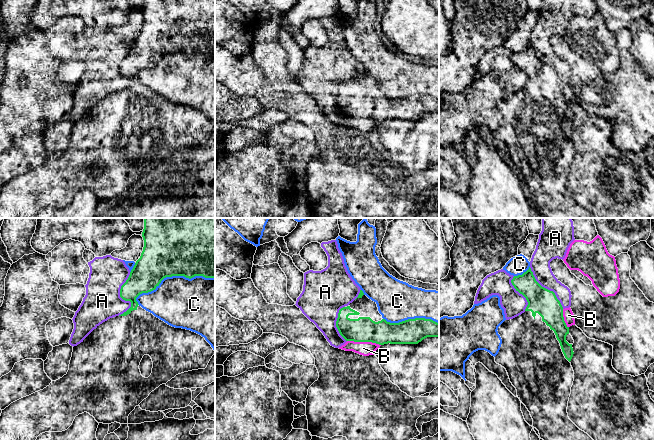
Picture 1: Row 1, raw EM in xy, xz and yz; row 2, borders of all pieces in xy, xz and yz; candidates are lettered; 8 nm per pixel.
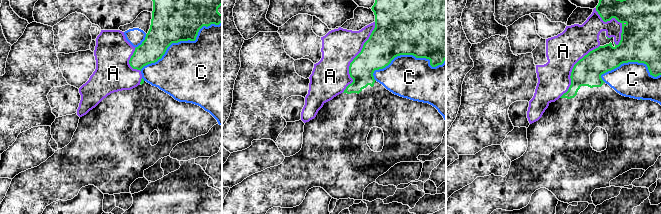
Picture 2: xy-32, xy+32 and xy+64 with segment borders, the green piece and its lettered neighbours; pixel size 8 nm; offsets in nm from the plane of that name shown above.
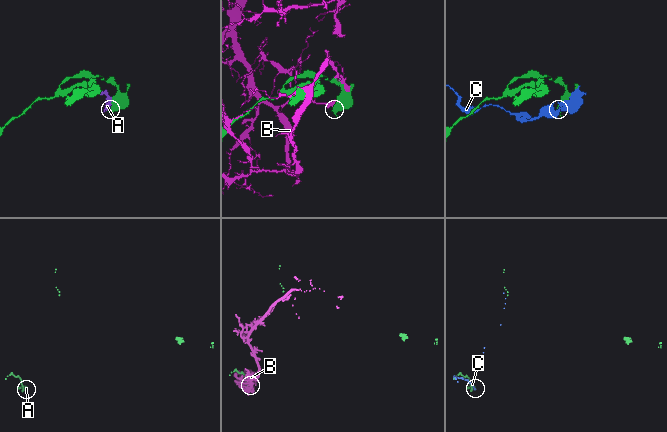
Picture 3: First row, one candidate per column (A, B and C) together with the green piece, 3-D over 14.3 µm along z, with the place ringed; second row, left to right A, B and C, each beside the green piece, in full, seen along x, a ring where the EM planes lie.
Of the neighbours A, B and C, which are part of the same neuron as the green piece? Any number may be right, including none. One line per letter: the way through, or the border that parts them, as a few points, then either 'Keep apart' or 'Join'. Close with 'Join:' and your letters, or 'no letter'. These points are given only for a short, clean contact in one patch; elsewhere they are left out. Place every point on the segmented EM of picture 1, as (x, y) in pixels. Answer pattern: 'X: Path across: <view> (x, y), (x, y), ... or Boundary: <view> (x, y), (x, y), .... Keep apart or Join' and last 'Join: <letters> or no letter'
A: Keep apart
B: Keep apart
C: Keep apart
Join: no letter

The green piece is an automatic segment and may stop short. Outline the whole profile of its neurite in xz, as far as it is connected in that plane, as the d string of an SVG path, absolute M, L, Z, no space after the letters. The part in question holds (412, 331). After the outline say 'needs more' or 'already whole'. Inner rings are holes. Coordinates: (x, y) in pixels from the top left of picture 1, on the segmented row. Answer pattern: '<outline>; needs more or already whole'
M362 290L358 297L339 310L336 327L346 341L372 342L384 344L418 344L427 337L439 337L439 323L425 318L408 319L399 323L390 323L382 318L376 302L369 299Z; needs more

